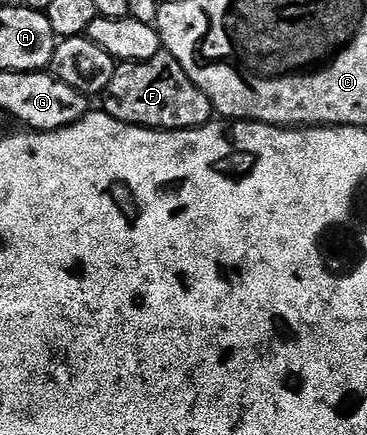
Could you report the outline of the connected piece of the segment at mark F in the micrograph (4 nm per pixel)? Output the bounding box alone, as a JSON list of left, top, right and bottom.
[102,51,213,129]

